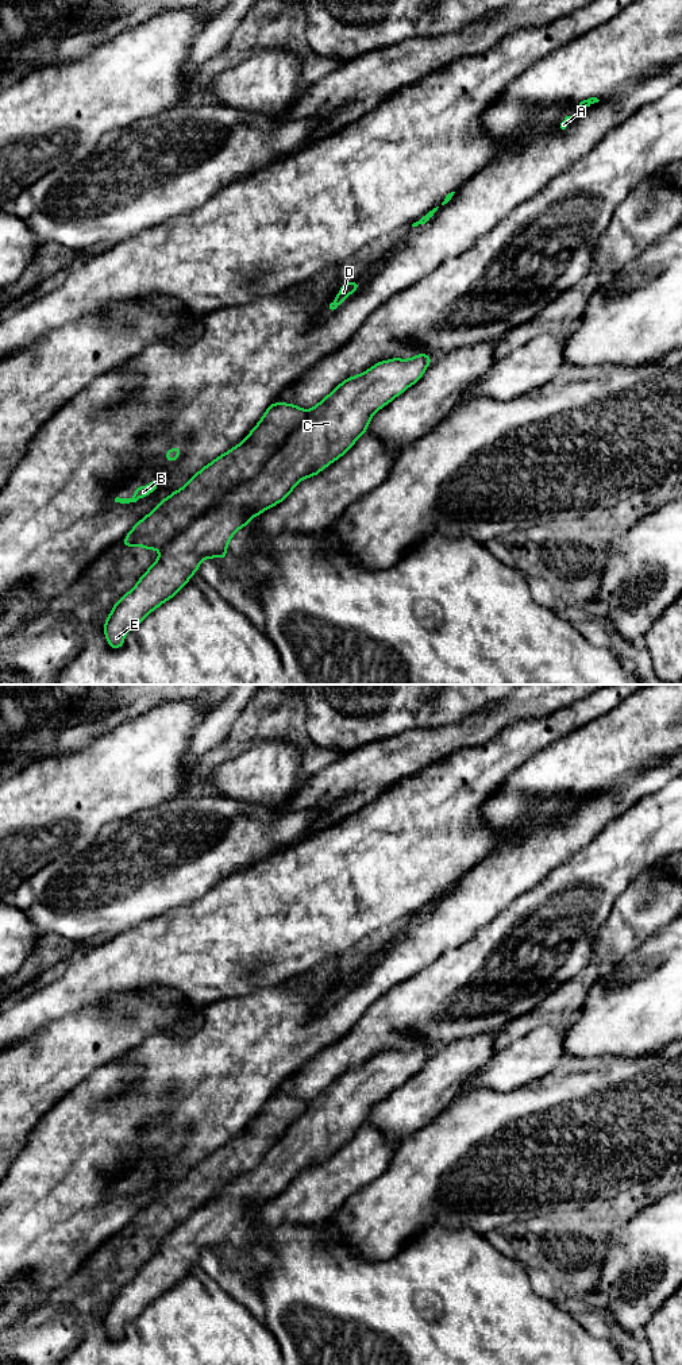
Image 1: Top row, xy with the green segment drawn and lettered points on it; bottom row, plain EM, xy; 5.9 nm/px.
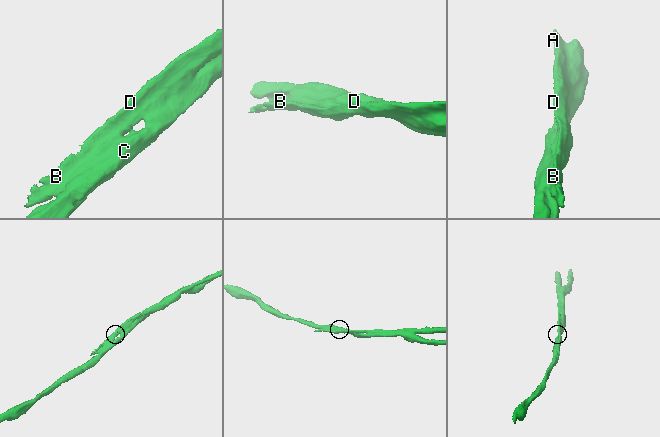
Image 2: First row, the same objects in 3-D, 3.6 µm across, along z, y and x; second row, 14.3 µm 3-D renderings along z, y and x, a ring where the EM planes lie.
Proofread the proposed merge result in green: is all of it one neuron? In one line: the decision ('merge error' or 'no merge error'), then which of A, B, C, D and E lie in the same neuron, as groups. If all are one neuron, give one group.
merge error; groups A B D / C E

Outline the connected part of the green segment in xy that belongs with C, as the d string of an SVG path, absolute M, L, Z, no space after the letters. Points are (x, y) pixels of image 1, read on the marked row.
M425 352L413 355L408 360L392 358L378 362L365 373L343 381L309 409L305 419L284 437L281 446L263 463L258 475L228 490L217 505L172 539L138 583L115 604L104 622L108 645L113 649L122 648L126 633L139 625L149 613L174 597L197 572L203 559L226 559L228 541L239 528L248 527L251 517L259 517L263 510L282 502L300 481L317 475L346 454L367 431L373 414L416 383L431 362L432 358Z

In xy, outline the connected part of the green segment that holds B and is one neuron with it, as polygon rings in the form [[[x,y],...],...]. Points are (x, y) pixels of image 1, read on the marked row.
[[[151,477],[149,487],[136,486],[135,494],[134,494],[132,498],[119,498],[119,497],[116,497],[115,502],[120,502],[120,504],[136,502],[139,498],[145,498],[145,497],[147,497],[149,493],[154,493],[157,490],[158,490],[158,481]]]

